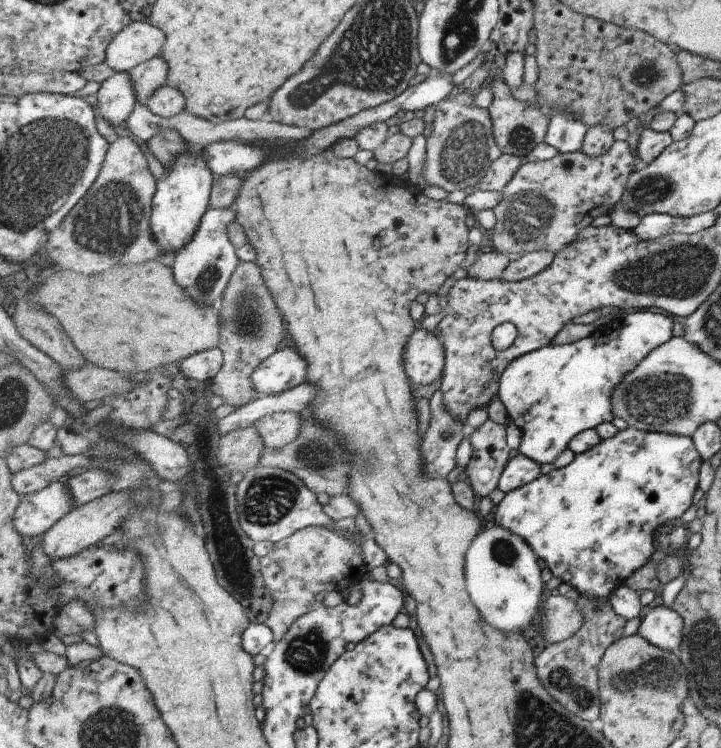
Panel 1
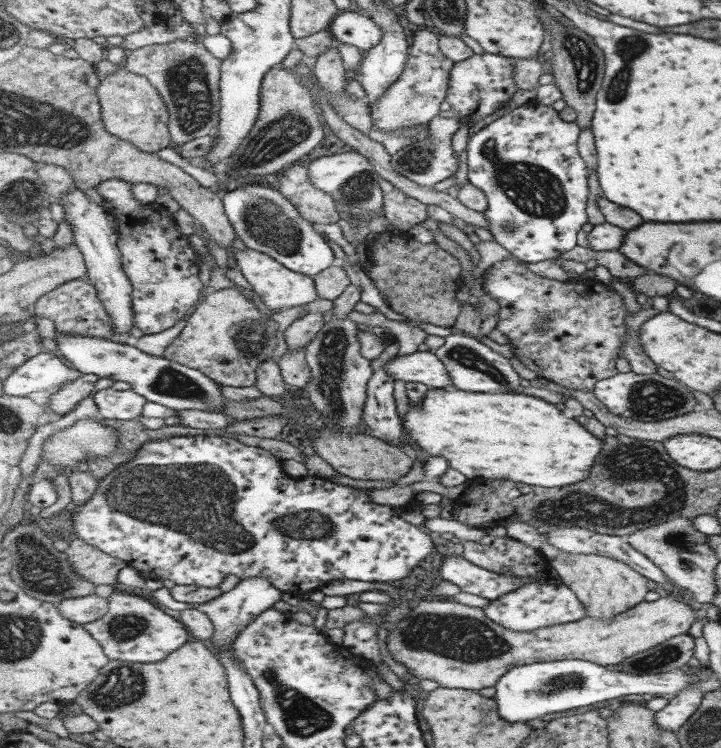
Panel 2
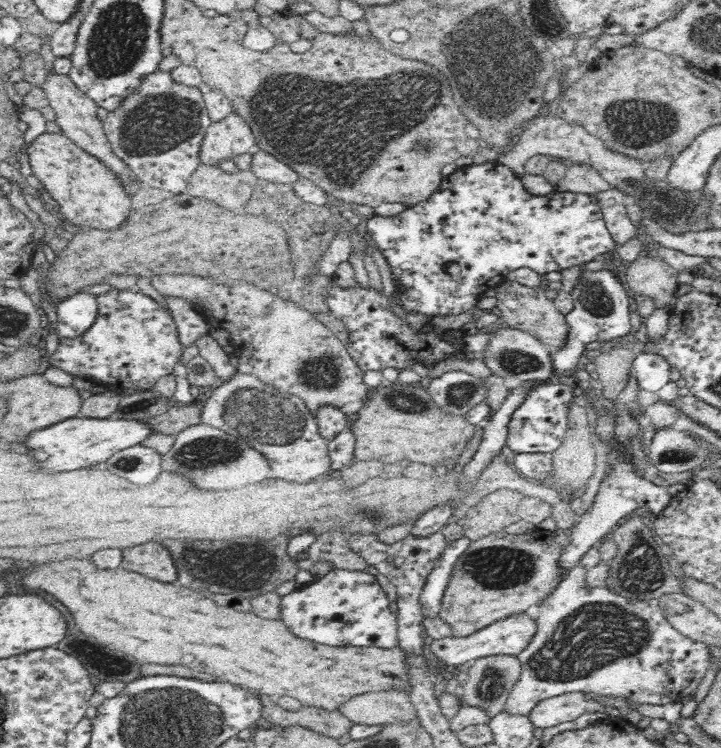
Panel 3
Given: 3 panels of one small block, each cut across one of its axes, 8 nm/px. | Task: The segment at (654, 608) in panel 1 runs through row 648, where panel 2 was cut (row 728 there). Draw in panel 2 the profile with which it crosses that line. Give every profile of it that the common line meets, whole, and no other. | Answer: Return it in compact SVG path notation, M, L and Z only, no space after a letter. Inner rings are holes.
M689 688L689 690L679 692L679 696L669 700L667 705L656 713L655 720L657 720L659 728L679 732L697 712L703 700L703 692L697 688Z

